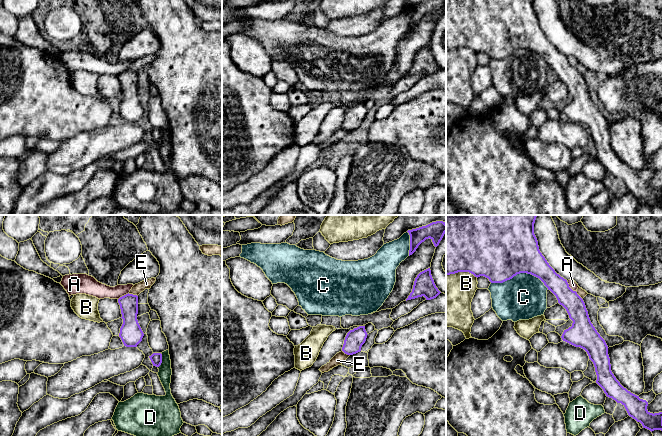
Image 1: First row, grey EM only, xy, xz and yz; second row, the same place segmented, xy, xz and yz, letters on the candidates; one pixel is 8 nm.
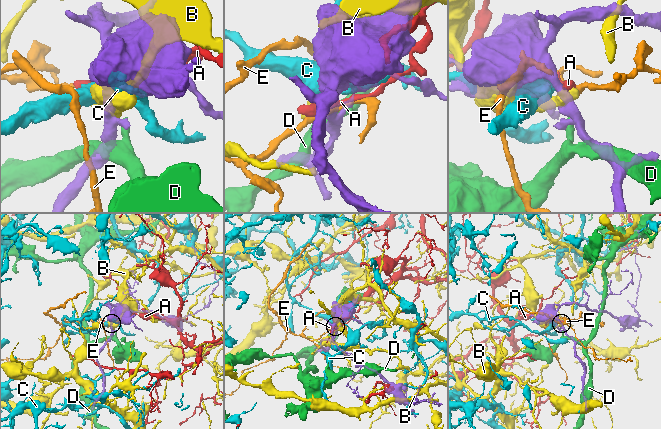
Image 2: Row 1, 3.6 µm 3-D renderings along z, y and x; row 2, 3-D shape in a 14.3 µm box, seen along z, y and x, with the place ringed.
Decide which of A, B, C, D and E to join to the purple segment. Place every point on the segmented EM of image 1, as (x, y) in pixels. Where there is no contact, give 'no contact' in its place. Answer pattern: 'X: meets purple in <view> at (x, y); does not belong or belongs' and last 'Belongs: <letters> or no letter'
A: meets purple in yz at (569, 287); does not belong
B: meets purple in yz at (462, 271); does not belong
C: meets purple in yz at (520, 272); does not belong
D: meets purple in xy at (161, 360); does not belong
E: meets purple in xy at (132, 294); does not belong
Belongs: no letter

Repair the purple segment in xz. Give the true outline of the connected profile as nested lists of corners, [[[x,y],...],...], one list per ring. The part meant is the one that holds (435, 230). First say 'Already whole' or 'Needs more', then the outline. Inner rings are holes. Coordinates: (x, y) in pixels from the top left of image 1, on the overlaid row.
Already whole. [[[443,221],[432,222],[426,226],[407,231],[410,235],[409,256],[412,255],[418,246],[426,239],[431,239],[437,247],[446,233],[446,223]]]

